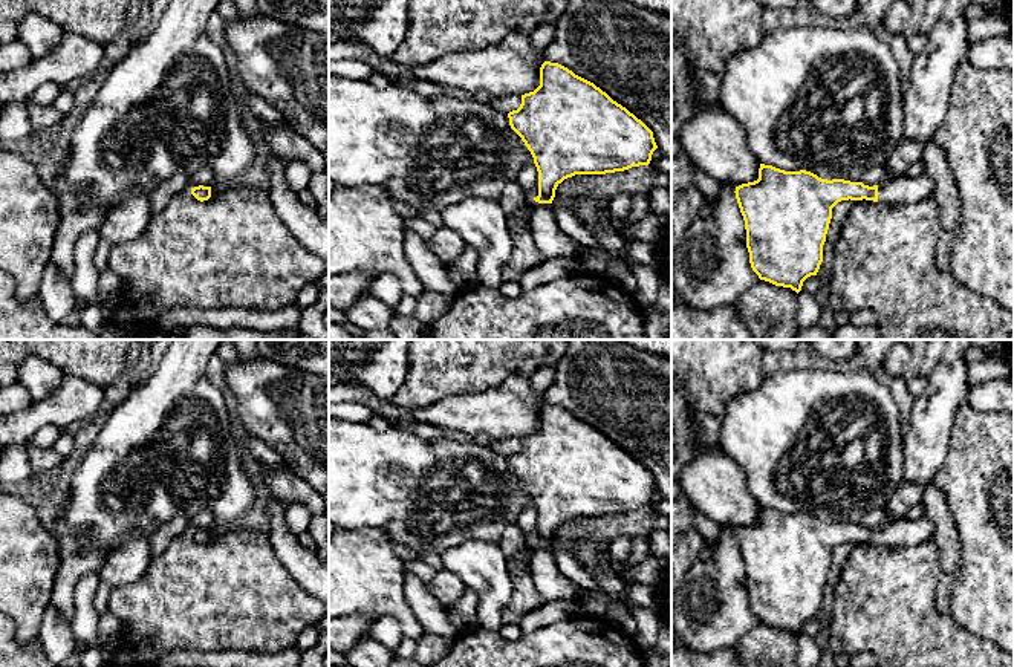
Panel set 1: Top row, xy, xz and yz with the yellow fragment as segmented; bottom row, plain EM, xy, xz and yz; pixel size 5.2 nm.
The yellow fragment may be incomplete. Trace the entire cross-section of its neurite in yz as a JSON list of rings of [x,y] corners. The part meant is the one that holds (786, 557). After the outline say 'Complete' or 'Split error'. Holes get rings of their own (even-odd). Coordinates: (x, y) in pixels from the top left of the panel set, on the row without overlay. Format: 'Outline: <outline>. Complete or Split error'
Outline: [[[760,506],[759,522],[736,529],[736,542],[745,563],[749,606],[760,623],[791,630],[797,636],[803,624],[817,618],[823,604],[823,587],[832,561],[832,551],[841,543],[873,543],[884,546],[916,546],[933,537],[934,523],[924,514],[915,520],[898,520],[869,529],[844,522],[821,522],[800,512],[785,514]]]. Split error

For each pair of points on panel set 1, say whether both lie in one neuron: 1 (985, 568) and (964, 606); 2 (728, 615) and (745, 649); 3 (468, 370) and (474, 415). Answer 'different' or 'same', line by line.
1: same
2: different
3: different

